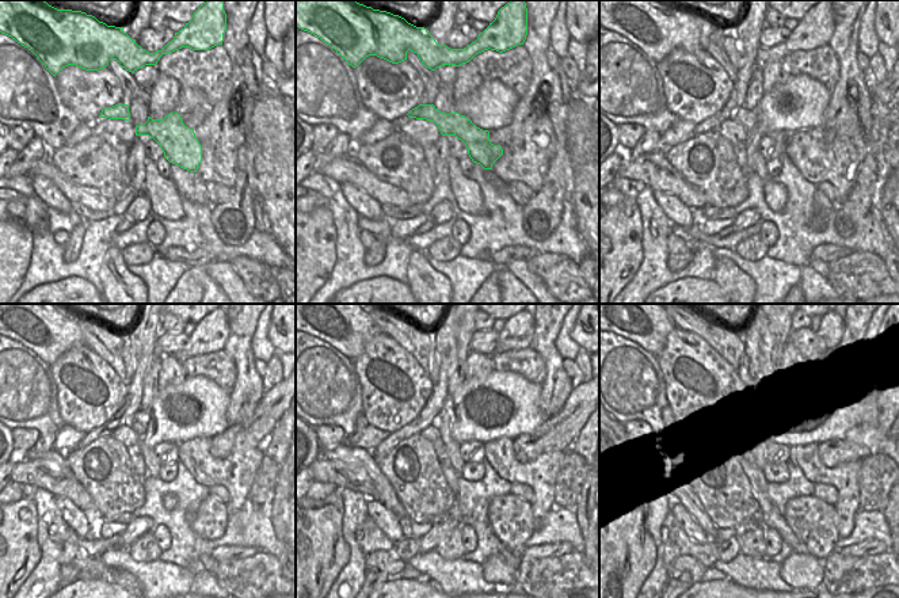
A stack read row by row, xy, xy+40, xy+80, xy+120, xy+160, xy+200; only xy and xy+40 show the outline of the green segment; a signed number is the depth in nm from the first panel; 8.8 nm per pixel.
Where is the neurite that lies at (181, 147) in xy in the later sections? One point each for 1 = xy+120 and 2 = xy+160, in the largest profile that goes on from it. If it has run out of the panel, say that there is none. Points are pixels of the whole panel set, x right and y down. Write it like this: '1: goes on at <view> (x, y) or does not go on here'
1: goes on at xy+120 (138, 422)
2: goes on at xy+160 (444, 421)

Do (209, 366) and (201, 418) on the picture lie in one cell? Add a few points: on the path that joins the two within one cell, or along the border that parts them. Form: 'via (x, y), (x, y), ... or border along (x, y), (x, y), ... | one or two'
border along (187, 374), (204, 374), (228, 391) | two

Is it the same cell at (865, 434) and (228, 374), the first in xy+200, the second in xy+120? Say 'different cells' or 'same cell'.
different cells

